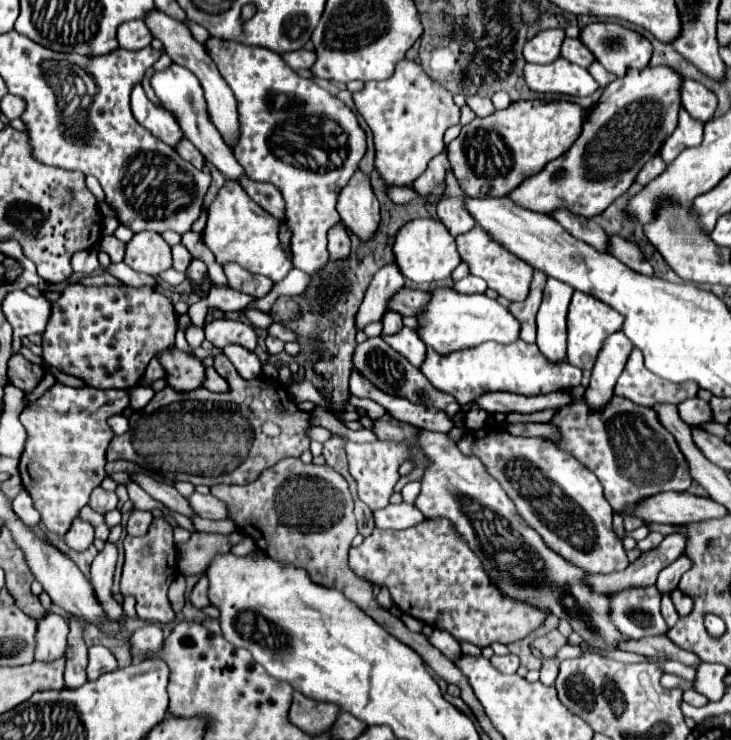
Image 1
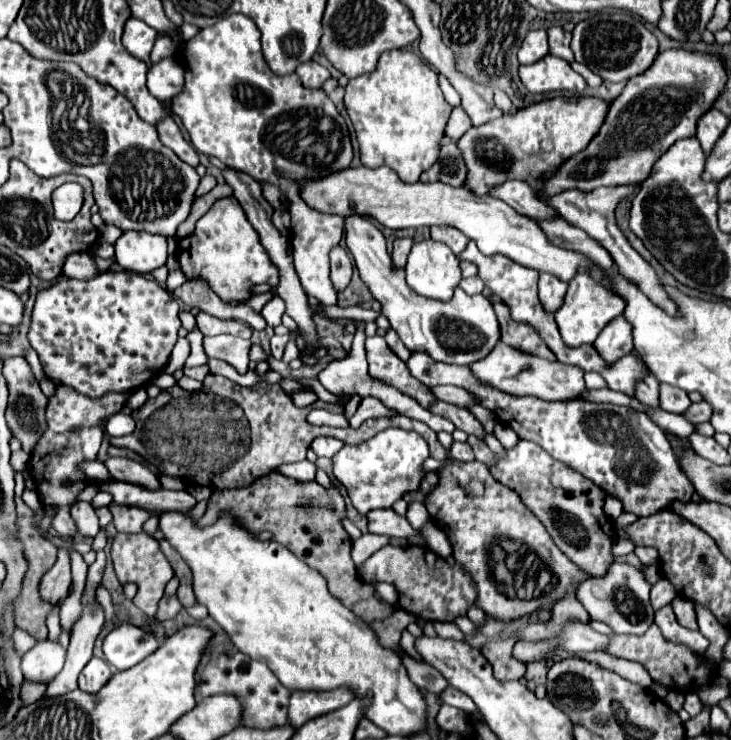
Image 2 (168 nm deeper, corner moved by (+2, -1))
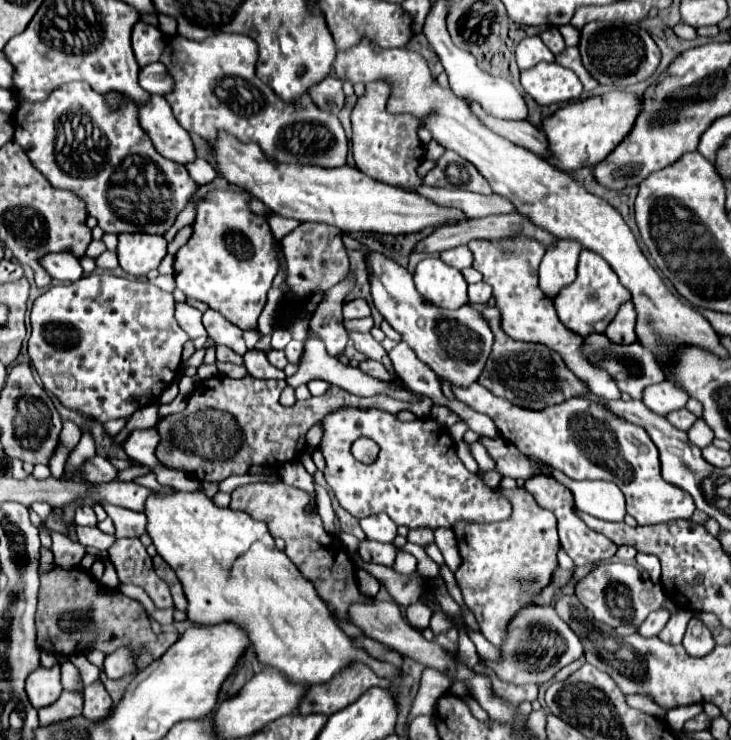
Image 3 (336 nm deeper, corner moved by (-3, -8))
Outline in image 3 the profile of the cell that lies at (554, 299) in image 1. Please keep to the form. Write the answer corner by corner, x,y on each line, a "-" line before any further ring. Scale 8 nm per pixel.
557,239
547,247
539,267
539,287
555,297
567,283
573,283
581,245
577,239

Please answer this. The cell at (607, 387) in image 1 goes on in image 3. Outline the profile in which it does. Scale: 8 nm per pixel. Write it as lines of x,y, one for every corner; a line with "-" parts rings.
627,301
619,307
615,319
609,323
605,335
613,343
633,343
635,341
635,309
633,303

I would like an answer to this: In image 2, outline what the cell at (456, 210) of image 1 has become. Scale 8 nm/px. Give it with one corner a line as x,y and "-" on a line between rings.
432,226
430,228
430,236
432,236
432,240
438,240
438,242
448,244
454,254
462,252
462,248
466,248
466,244
470,240
464,232
460,232
454,226

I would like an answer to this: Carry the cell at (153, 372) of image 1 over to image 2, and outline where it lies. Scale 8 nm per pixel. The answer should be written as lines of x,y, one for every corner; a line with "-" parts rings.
178,338
178,342
176,342
176,346
174,346
174,350
172,350
172,354
170,354
170,358
168,358
166,366
164,366
164,372
166,374
174,374
176,370
184,368
184,362
186,362
188,356
190,356
188,340
186,338

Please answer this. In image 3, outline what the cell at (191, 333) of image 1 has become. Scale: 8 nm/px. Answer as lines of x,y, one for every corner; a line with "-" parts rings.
217,347
217,361
243,365
243,357
241,357
241,355
235,355
235,351
231,351
231,349
227,349
227,347

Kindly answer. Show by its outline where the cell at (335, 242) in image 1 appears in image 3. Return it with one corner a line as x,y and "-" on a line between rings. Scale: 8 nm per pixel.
349,275
347,283
339,283
339,287
333,287
331,291
325,293
325,299
317,305
317,311
311,317
309,331
317,335
323,343
325,349
331,357
341,357
347,345
347,331
343,327
343,315
341,315
341,305
351,293
355,283
355,277

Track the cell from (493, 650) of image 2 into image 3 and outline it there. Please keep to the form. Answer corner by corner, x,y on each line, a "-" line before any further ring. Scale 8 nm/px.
489,675
489,679
491,679
491,689
493,689
493,693
495,693
497,697
501,697
501,699
513,703
513,705
519,705
519,703
523,703
523,701
535,701
537,695
539,695
539,691
537,691
537,687
535,687
533,683
529,683
527,687
515,687
515,685
511,685
511,683
499,681
497,675

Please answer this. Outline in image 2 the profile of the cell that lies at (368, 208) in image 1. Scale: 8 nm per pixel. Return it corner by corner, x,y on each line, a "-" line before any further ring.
350,214
344,224
346,246
354,256
360,278
370,288
372,296
382,304
382,314
388,316
390,326
398,332
408,350
426,352
438,362
466,366
474,360
480,360
496,346
500,340
500,322
488,298
482,294
468,296
462,288
456,288
448,302
420,296
408,286
404,270
392,270
392,260
386,252
386,238
374,220
368,220
360,214

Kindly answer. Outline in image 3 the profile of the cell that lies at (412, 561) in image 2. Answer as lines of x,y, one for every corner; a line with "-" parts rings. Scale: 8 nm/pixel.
365,539
365,541
359,543
359,557
367,563
377,563
377,565
391,567
393,561
395,561
395,551
393,551
393,545

